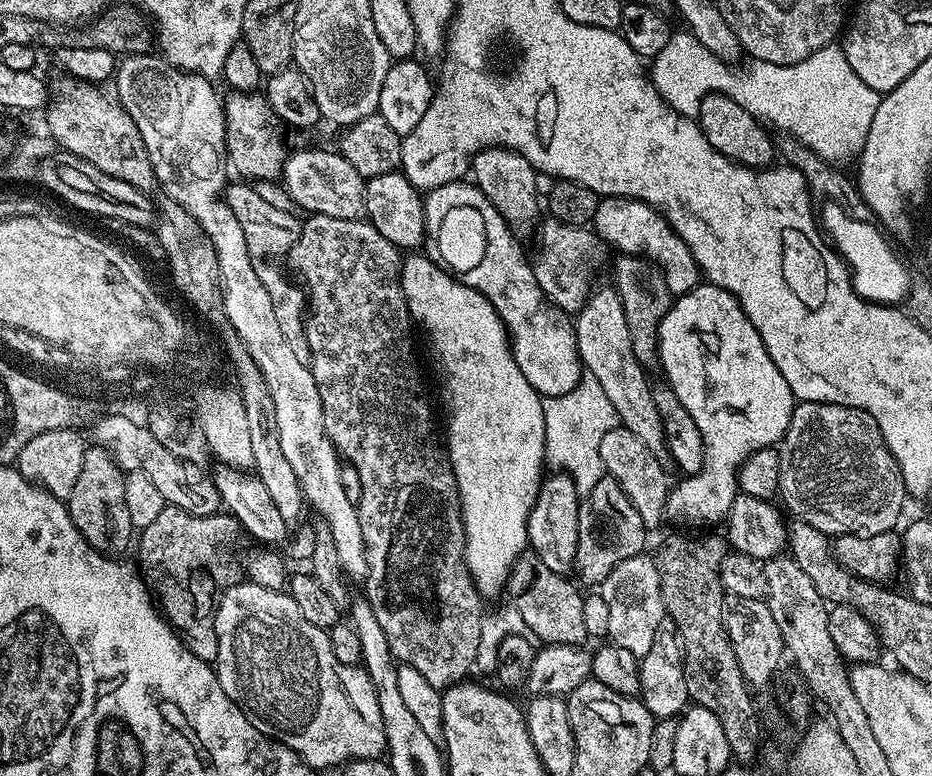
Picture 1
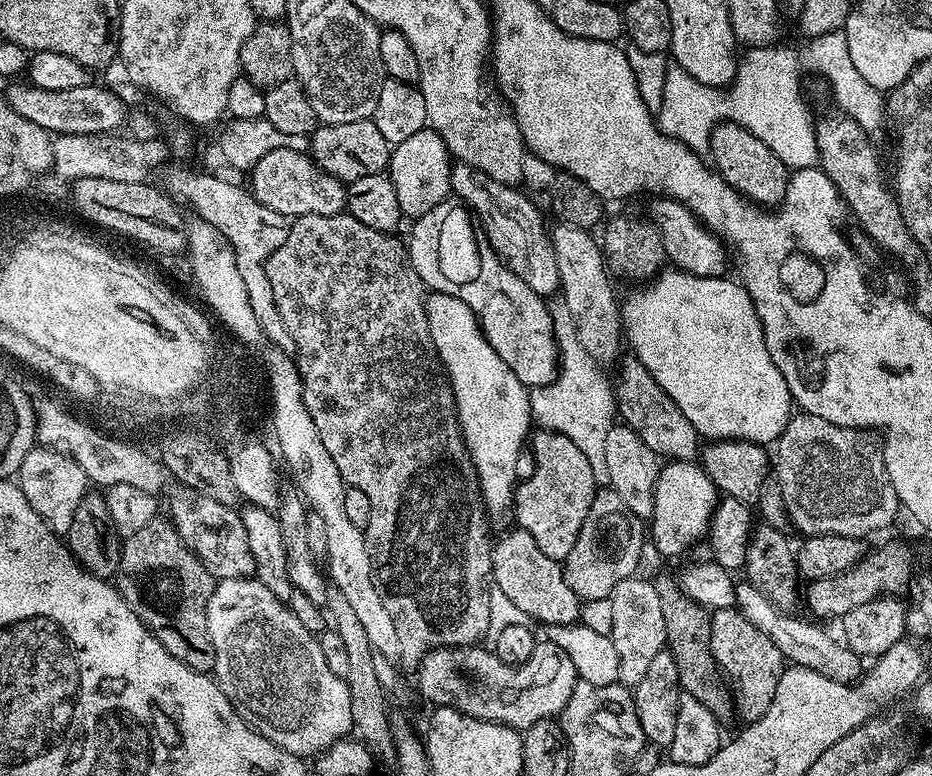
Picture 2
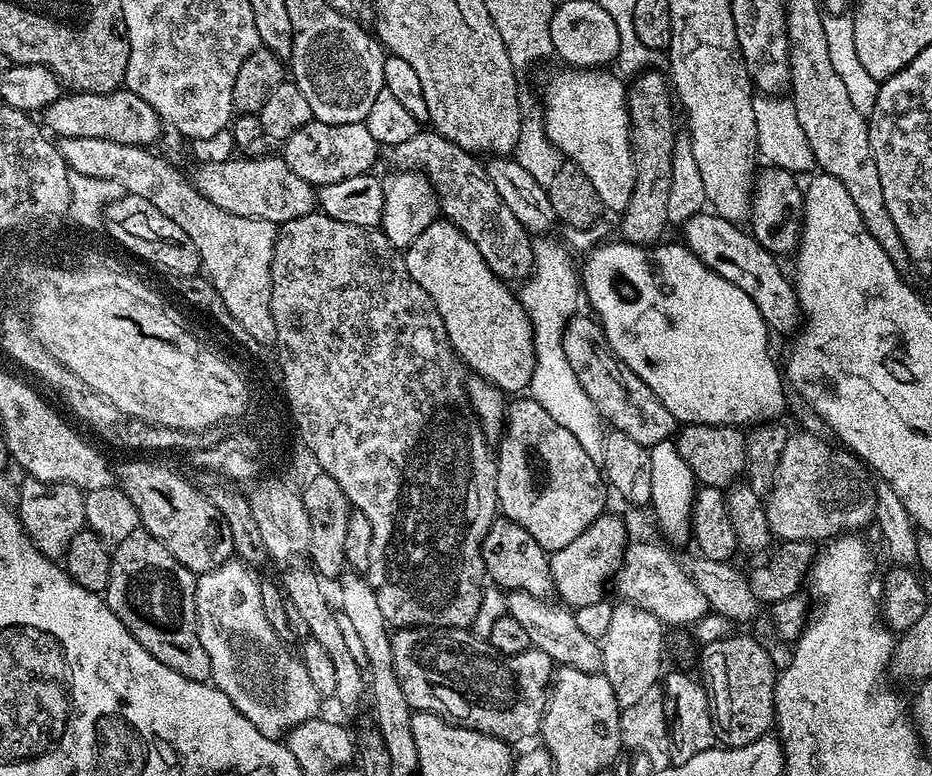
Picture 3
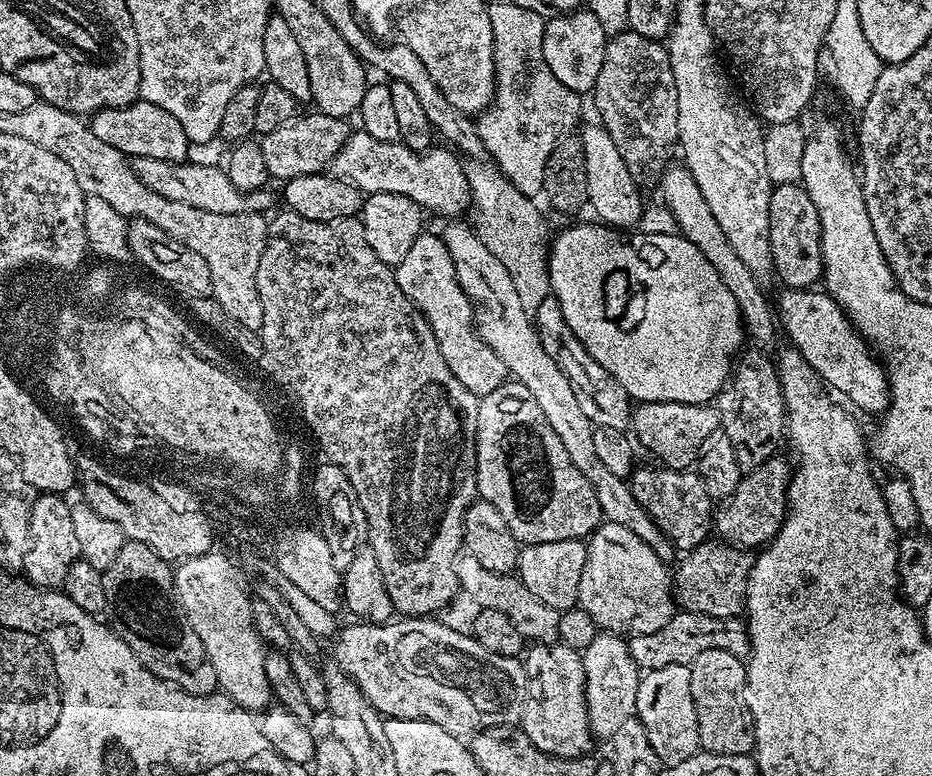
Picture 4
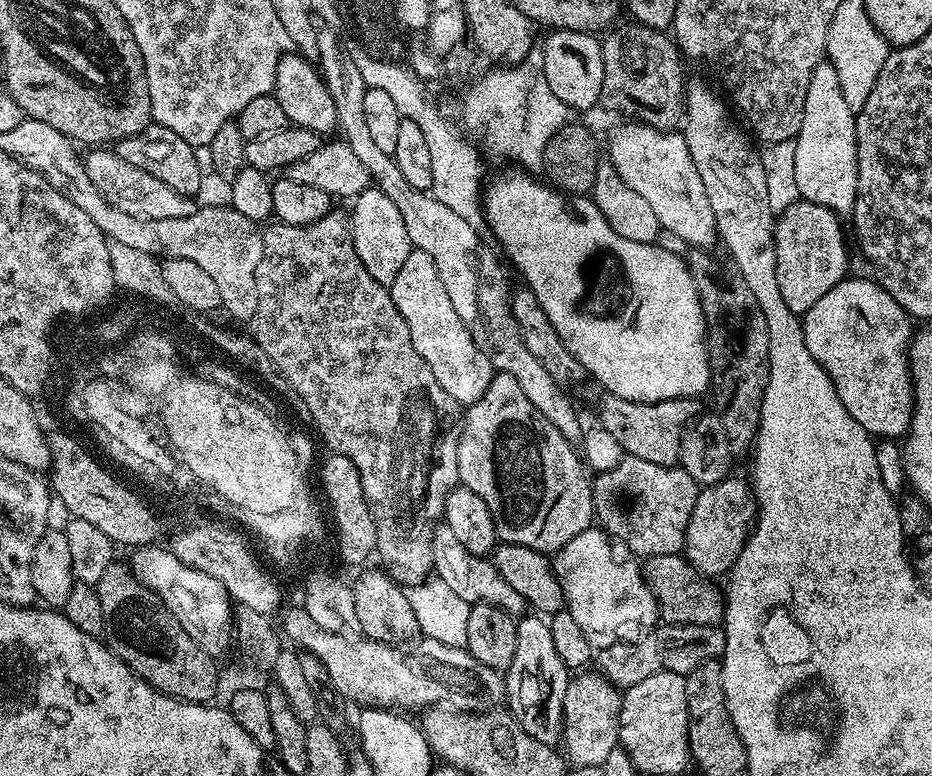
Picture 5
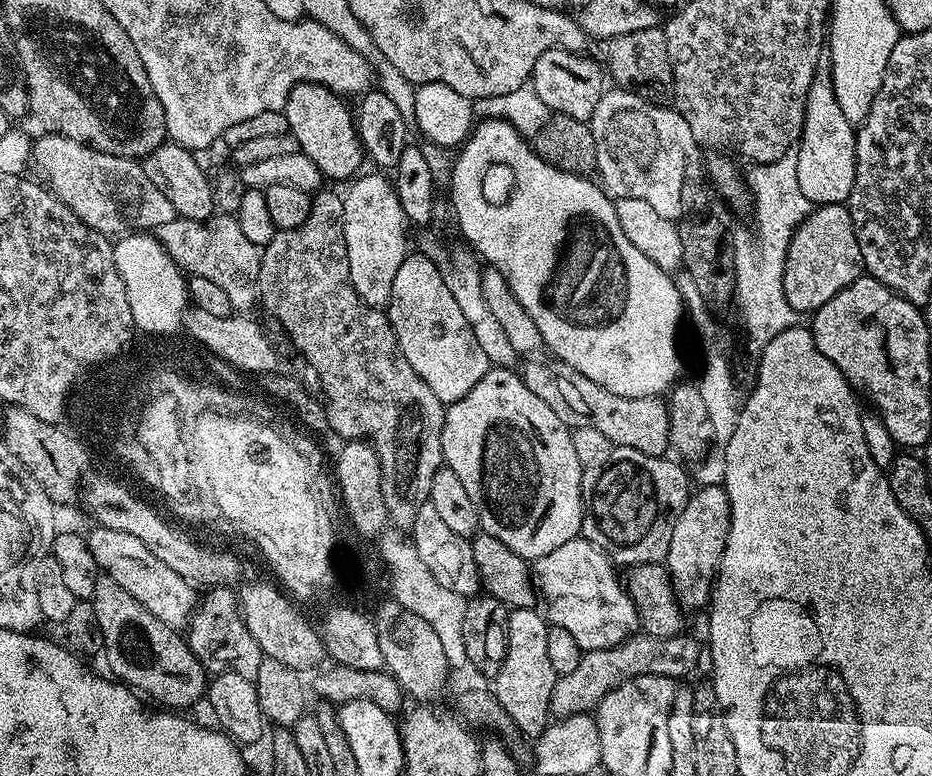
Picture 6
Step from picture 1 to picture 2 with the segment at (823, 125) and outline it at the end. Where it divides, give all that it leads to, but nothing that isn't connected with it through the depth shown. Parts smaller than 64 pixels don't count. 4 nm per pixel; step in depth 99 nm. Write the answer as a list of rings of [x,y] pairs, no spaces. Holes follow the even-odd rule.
[[[843,31],[813,36],[809,44],[812,45],[804,56],[804,64],[808,68],[813,68],[818,75],[828,79],[828,84],[832,87],[832,96],[840,107],[837,109],[843,115],[854,118],[854,122],[858,122],[862,130],[866,130],[869,134],[876,134],[876,131],[886,124],[886,96],[874,86],[870,86],[870,82],[862,78],[862,74],[858,74],[858,69],[854,67],[854,62],[850,58],[850,46],[846,46]],[[749,47],[748,52],[743,53],[742,59],[736,65],[736,79],[732,81],[727,90],[711,88],[686,74],[686,70],[672,66],[664,76],[664,89],[660,92],[660,112],[658,108],[658,127],[665,136],[671,136],[673,140],[680,140],[691,148],[693,152],[700,154],[707,149],[708,140],[712,136],[715,125],[725,120],[739,122],[743,128],[748,128],[750,134],[762,138],[778,158],[789,170],[798,168],[815,168],[820,159],[820,150],[816,145],[816,137],[813,135],[814,124],[804,117],[804,104],[800,101],[800,52],[796,48]],[[729,91],[729,92],[728,92]],[[800,135],[808,136],[800,140]]]

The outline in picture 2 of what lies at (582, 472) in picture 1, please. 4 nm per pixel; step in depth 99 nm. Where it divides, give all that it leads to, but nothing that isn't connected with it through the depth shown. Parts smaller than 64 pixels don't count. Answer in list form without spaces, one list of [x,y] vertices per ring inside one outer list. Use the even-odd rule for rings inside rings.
[[[563,302],[553,303],[551,309],[552,325],[556,335],[556,349],[560,352],[560,362],[556,376],[549,384],[529,391],[528,401],[530,402],[532,419],[543,431],[557,432],[566,438],[570,438],[570,442],[574,442],[574,446],[578,446],[578,450],[582,450],[582,454],[586,454],[586,459],[590,461],[590,470],[594,470],[597,485],[604,486],[608,483],[608,475],[606,474],[606,434],[610,434],[612,425],[618,416],[616,397],[610,384],[608,388],[607,378],[600,373],[602,371],[601,365],[592,360],[590,354],[586,352],[585,347],[579,341],[576,333],[575,316],[572,316]]]

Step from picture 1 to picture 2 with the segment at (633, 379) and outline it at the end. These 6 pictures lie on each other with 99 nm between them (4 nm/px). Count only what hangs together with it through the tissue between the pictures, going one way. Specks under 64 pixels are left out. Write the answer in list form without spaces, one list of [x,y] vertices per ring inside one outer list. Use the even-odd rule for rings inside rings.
[[[561,223],[553,225],[549,233],[551,244],[554,246],[555,264],[558,266],[562,302],[576,318],[576,333],[579,341],[585,347],[586,352],[590,354],[592,360],[602,366],[607,366],[612,361],[615,363],[619,357],[618,350],[620,344],[622,348],[623,341],[623,320],[620,314],[621,303],[618,296],[616,300],[612,286],[614,282],[604,261],[603,249],[599,241],[597,239],[595,241],[592,235],[594,234],[587,229],[570,227]]]

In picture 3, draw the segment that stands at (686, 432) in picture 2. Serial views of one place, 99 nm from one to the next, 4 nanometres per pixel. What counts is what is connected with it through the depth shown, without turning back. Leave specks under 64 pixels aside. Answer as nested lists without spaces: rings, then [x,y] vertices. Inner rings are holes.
[[[583,314],[573,316],[564,335],[563,349],[566,350],[566,358],[569,359],[578,382],[581,382],[582,388],[594,402],[601,419],[615,431],[628,434],[634,442],[647,448],[659,447],[663,445],[660,443],[666,439],[669,441],[675,435],[678,421],[662,405],[650,386],[613,354],[612,347],[605,338],[604,328],[598,320]]]

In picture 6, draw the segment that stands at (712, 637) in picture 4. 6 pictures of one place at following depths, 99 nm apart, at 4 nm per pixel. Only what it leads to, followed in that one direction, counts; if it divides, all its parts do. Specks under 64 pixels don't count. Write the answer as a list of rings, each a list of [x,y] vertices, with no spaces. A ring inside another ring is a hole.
[[[633,634],[612,648],[585,652],[582,662],[578,662],[575,670],[565,676],[557,676],[556,685],[551,688],[551,715],[563,718],[587,713],[595,709],[607,692],[614,691],[623,680],[632,680],[635,676],[670,676],[673,678],[688,676],[695,670],[699,660],[700,644],[696,640],[691,640],[688,634],[678,636]]]

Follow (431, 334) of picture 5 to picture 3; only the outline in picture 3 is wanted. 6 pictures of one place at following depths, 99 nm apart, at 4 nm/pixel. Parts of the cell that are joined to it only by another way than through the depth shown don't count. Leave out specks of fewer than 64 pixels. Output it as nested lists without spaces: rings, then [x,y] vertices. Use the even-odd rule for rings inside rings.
[[[438,218],[403,253],[406,270],[410,270],[410,278],[430,294],[434,306],[438,306],[438,314],[442,314],[442,322],[448,331],[448,340],[457,356],[469,369],[472,368],[477,377],[496,385],[505,394],[520,394],[528,387],[534,374],[536,355],[532,341],[532,323],[526,310],[520,304],[520,297],[512,292],[507,283],[495,276],[490,266],[478,254],[478,246],[466,238],[466,234],[451,220]]]

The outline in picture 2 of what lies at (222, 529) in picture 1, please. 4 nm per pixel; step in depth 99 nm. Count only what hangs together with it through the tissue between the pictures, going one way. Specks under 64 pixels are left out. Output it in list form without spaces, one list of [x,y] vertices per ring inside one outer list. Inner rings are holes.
[[[167,519],[152,520],[123,541],[114,587],[126,606],[138,614],[154,638],[158,638],[158,642],[162,642],[162,646],[166,646],[166,650],[178,658],[178,662],[205,674],[215,669],[214,646],[208,643],[204,613],[208,596],[214,587],[214,577],[183,544],[182,538]]]

